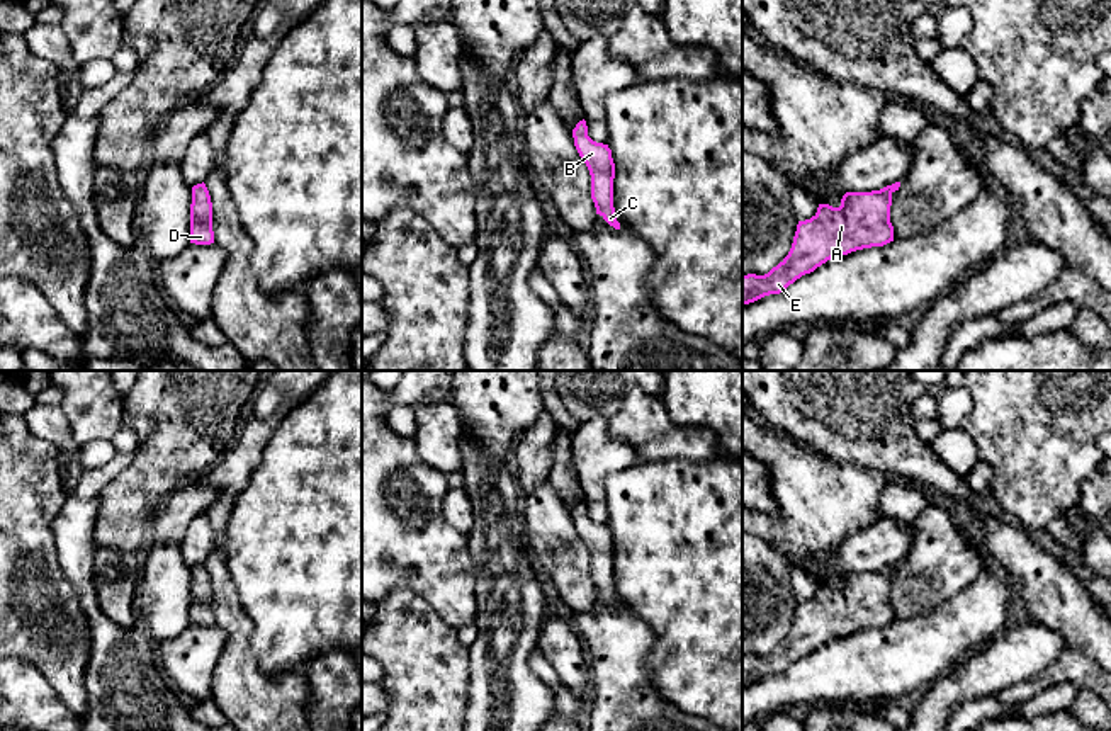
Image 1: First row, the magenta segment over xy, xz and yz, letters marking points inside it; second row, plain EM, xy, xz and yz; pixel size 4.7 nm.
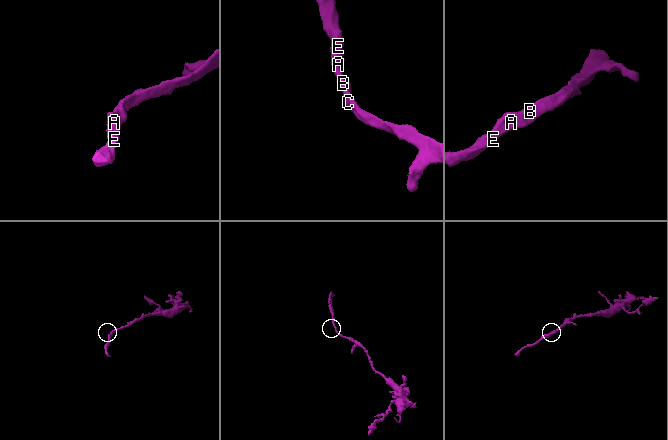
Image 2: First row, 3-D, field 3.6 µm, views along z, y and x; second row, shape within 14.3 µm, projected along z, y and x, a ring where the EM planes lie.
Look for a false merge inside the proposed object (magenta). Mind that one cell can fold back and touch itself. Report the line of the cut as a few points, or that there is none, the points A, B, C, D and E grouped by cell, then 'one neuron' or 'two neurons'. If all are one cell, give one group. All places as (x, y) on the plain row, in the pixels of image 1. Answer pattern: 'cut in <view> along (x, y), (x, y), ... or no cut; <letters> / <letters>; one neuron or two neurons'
no cut; A B C D E; one neuron

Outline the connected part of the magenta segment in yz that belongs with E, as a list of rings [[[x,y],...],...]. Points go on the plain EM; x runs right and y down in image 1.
[[[900,563],[871,573],[846,573],[839,588],[819,585],[817,593],[805,602],[798,602],[788,636],[764,656],[742,656],[742,685],[754,683],[770,675],[783,673],[790,665],[834,638],[843,638],[856,631],[883,627],[894,622],[890,604],[892,575]]]

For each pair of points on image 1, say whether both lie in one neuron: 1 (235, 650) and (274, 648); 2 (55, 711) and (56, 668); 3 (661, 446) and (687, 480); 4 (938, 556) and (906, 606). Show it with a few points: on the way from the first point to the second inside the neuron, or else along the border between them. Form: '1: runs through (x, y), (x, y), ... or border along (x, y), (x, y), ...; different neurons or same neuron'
1: border along (243, 611), (257, 665), (284, 674); different neurons
2: border along (28, 662), (73, 713); different neurons
3: border along (712, 459), (641, 461); different neurons
4: runs through (935, 568), (913, 594); same neuron

